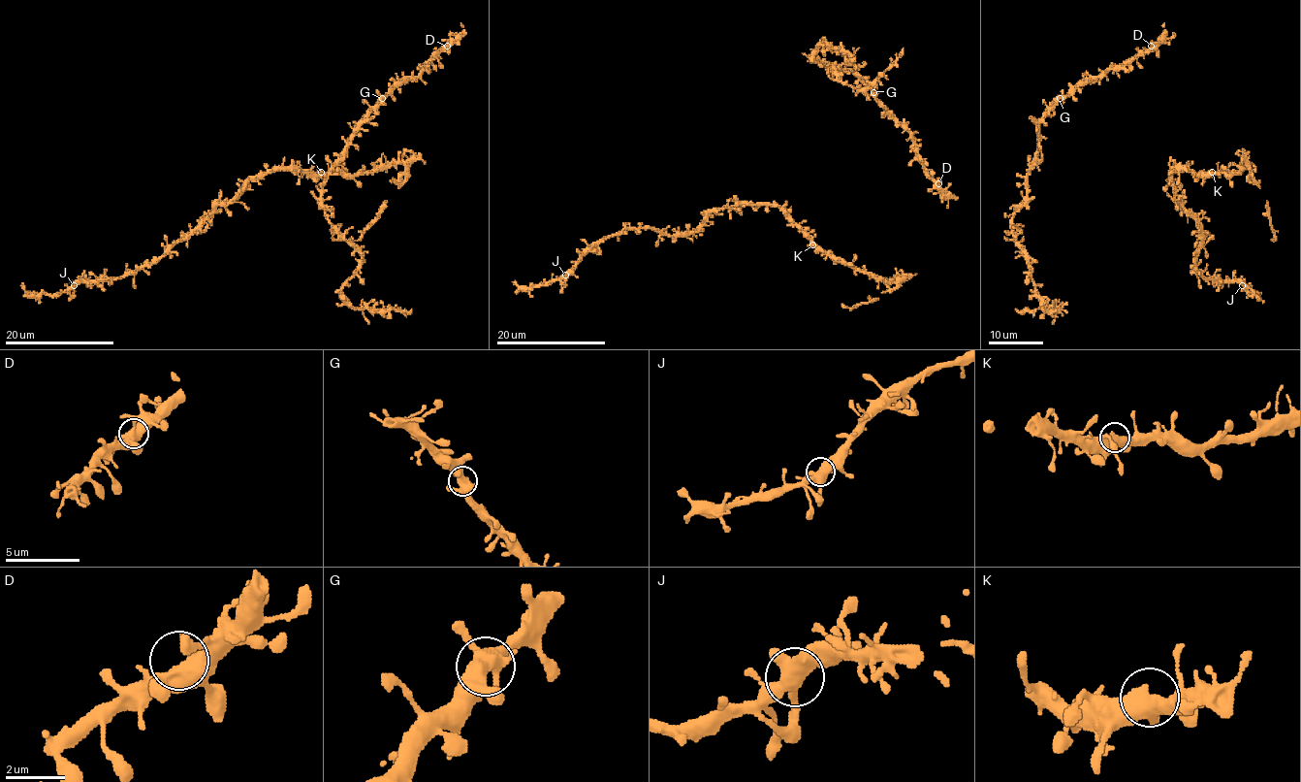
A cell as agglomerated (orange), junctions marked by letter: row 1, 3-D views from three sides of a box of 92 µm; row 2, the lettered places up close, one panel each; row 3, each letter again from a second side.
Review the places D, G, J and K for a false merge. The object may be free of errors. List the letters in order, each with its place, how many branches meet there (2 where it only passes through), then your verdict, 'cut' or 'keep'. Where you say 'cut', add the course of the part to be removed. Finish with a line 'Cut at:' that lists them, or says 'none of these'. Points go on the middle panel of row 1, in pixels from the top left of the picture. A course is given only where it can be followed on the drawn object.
D: place (938, 183); branches 4; keep
G: place (873, 92); branches 4; keep
J: place (565, 275); branches 5; keep
K: place (812, 244); branches 4; keep
Cut at: none of these

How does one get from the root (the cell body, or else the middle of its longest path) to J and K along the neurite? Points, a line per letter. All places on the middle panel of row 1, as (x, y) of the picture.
J: (903, 271), (872, 276), (835, 261), (780, 208), (731, 205), (687, 232), (628, 228), (602, 238), (565, 275)
K: (903, 271), (904, 275), (896, 278), (872, 276), (835, 261), (812, 244)

